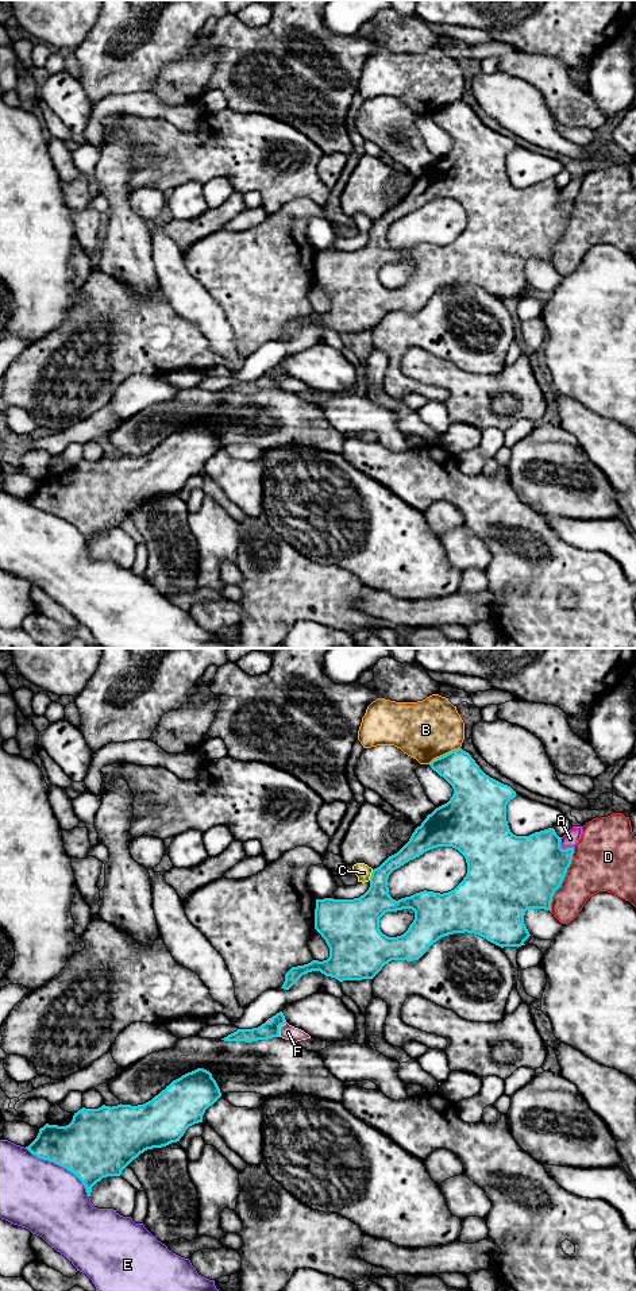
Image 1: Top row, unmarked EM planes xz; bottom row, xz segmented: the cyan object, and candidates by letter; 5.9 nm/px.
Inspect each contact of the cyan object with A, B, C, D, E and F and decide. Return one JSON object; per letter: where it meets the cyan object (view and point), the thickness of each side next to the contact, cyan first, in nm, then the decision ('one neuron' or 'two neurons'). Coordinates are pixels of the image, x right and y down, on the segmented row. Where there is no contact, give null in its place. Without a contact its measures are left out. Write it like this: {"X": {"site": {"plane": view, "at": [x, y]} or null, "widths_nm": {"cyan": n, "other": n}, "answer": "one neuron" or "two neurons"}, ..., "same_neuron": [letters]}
{"A": {"site": {"plane": "xz", "at": [561, 848]}, "widths_nm": {"cyan": 420, "other": 90}, "answer": "two neurons"}, "B": {"site": {"plane": "xz", "at": [443, 755]}, "widths_nm": {"cyan": 220, "other": 360}, "answer": "two neurons"}, "C": {"site": {"plane": "xz", "at": [372, 875]}, "widths_nm": {"cyan": 220, "other": 90}, "answer": "two neurons"}, "D": {"site": {"plane": "xz", "at": [563, 878]}, "widths_nm": {"cyan": 440, "other": 360}, "answer": "two neurons"}, "E": {"site": {"plane": "xz", "at": [61, 1166]}, "widths_nm": {"cyan": 400, "other": 420}, "answer": "two neurons"}, "F": {"site": {"plane": "xz", "at": [278, 1028]}, "widths_nm": {"cyan": 100, "other": 90}, "answer": "two neurons"}, "same_neuron": []}

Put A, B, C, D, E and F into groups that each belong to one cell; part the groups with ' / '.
A / B / C / D / E / F

